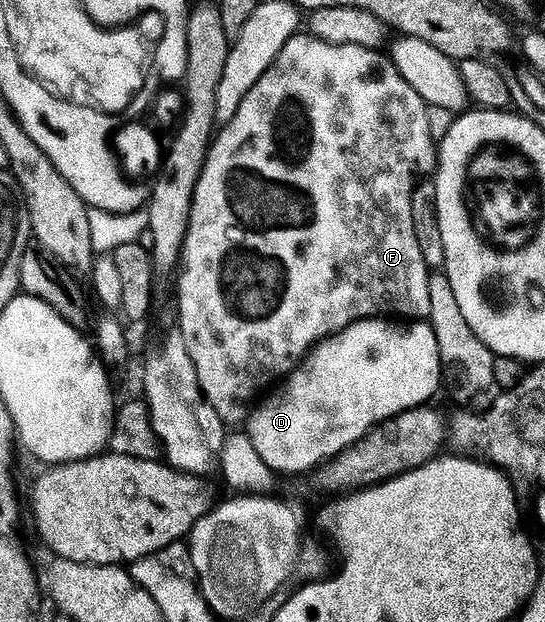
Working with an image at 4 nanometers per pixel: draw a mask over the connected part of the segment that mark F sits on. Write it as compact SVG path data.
M307 34L292 36L284 43L262 78L258 78L258 82L250 86L250 94L242 98L242 106L238 106L234 118L222 125L208 146L208 157L204 159L192 195L186 238L180 251L176 308L180 311L178 329L185 339L194 370L197 371L198 386L225 425L243 425L248 419L249 405L257 399L256 391L259 388L266 387L271 380L279 381L287 377L321 340L333 336L346 326L359 320L380 317L407 318L413 321L426 318L430 314L430 269L422 258L422 250L418 250L418 238L414 238L410 197L418 178L435 169L438 148L428 127L428 105L420 97L418 90L414 90L414 86L410 86L410 82L406 82L406 78L398 74L391 59L382 53L383 51L363 48L357 44L322 42L316 36Z

